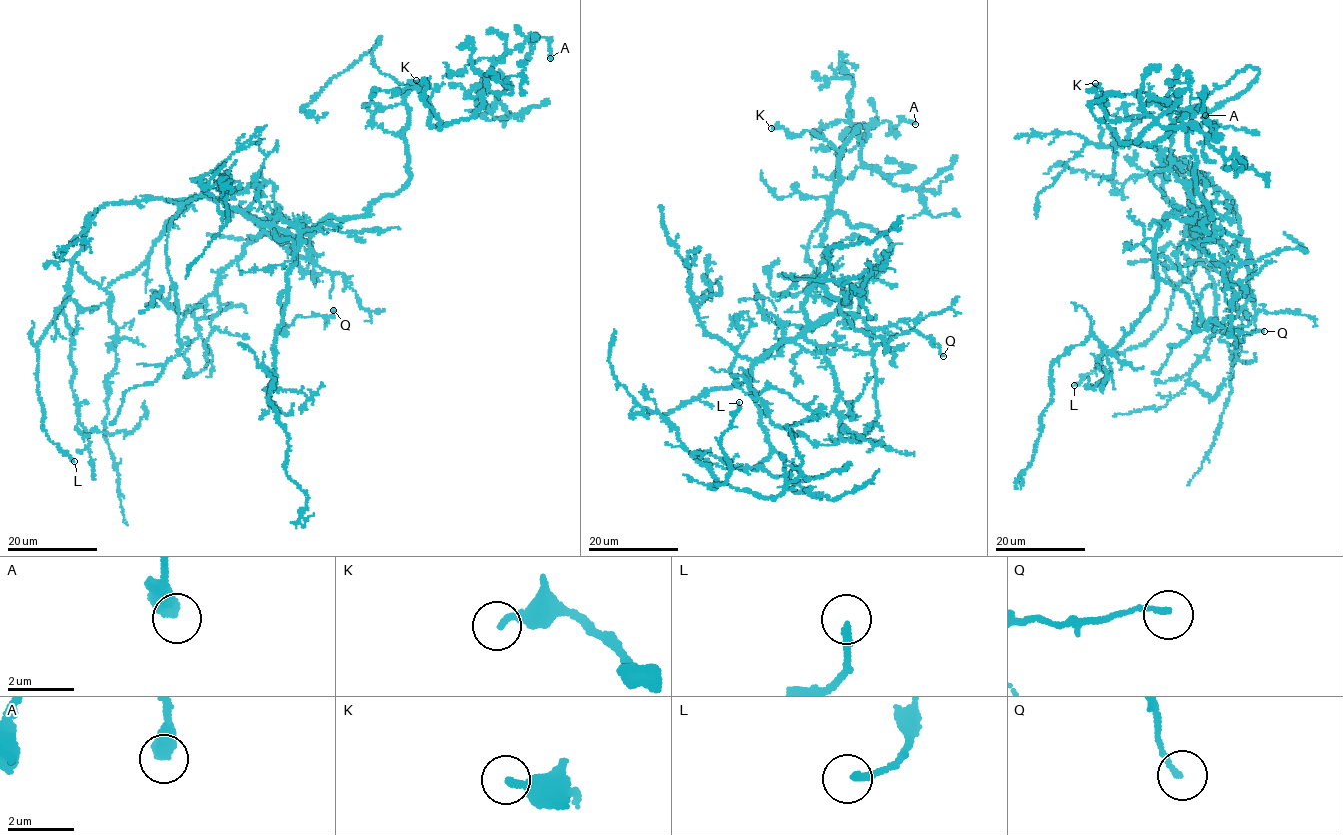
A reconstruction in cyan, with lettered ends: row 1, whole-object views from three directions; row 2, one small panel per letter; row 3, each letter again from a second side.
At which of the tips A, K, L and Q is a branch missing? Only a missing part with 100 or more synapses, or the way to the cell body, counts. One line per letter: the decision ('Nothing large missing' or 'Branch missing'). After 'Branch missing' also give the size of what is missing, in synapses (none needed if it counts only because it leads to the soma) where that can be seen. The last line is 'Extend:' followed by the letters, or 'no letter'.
A: Nothing large missing
K: Nothing large missing
L: Nothing large missing
Q: Nothing large missing
Extend: no letter

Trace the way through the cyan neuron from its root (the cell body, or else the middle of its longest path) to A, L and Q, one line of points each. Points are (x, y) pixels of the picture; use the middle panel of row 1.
A: (829, 317), (891, 249), (876, 229), (827, 213), (844, 147), (857, 128), (863, 140), (878, 122), (915, 124)
L: (829, 317), (742, 383), (668, 411), (716, 478), (711, 489), (727, 480), (720, 438), (739, 402)
Q: (829, 317), (807, 317), (813, 283), (886, 346), (917, 331), (943, 356)

